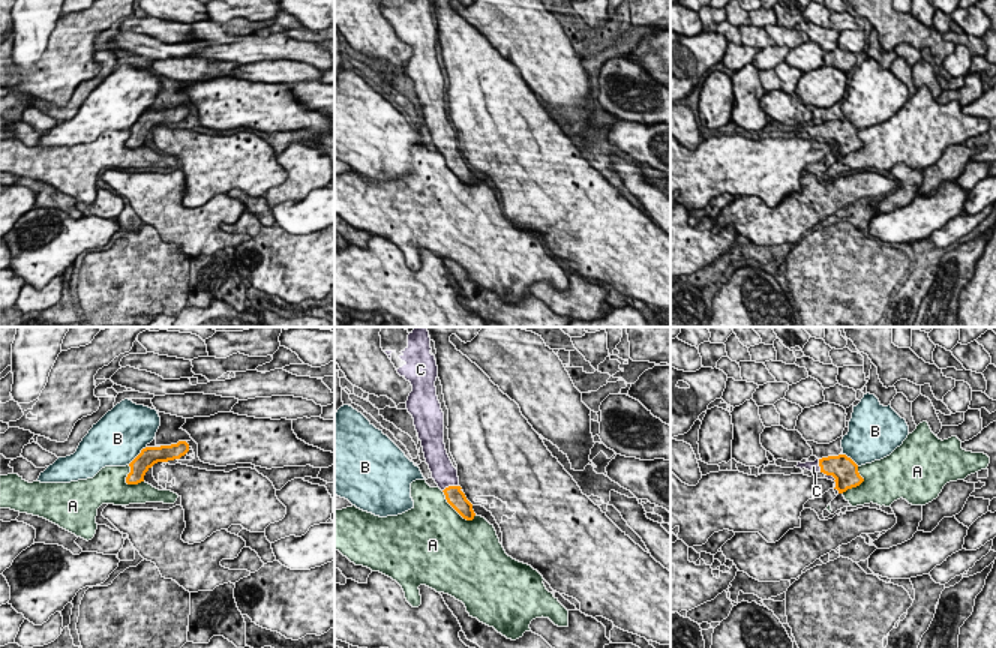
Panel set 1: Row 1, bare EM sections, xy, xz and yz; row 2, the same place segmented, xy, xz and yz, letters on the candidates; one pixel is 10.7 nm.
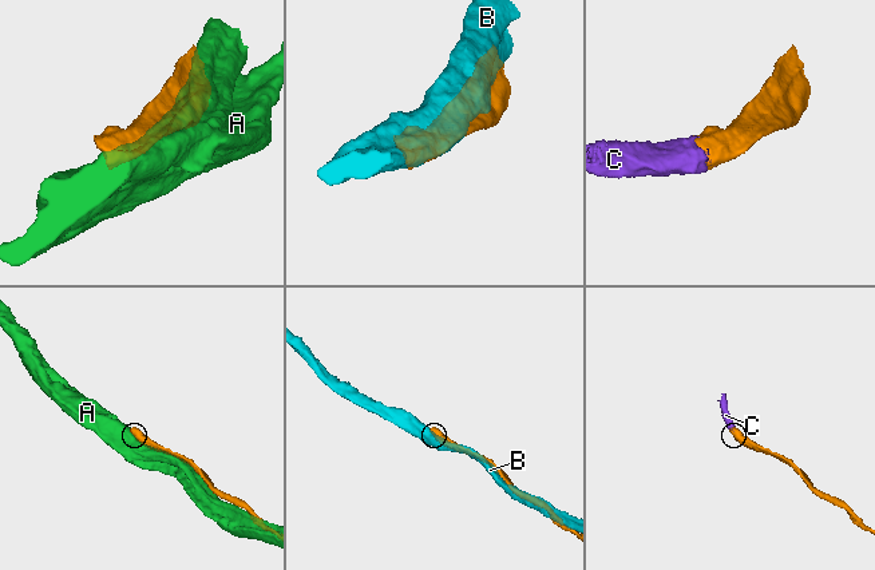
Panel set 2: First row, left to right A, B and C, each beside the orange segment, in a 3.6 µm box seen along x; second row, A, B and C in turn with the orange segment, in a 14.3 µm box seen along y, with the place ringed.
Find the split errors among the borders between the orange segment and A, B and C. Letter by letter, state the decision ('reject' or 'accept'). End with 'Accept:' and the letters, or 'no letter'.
A: reject
B: reject
C: accept
Accept: C

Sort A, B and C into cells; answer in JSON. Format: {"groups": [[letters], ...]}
{"groups": [["A"], ["B"], ["C"]]}

